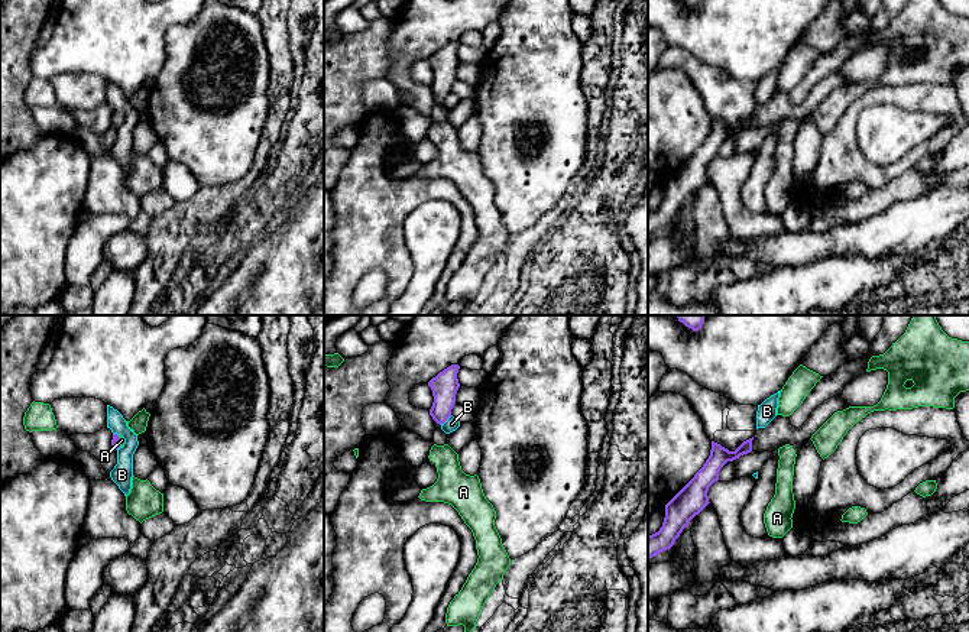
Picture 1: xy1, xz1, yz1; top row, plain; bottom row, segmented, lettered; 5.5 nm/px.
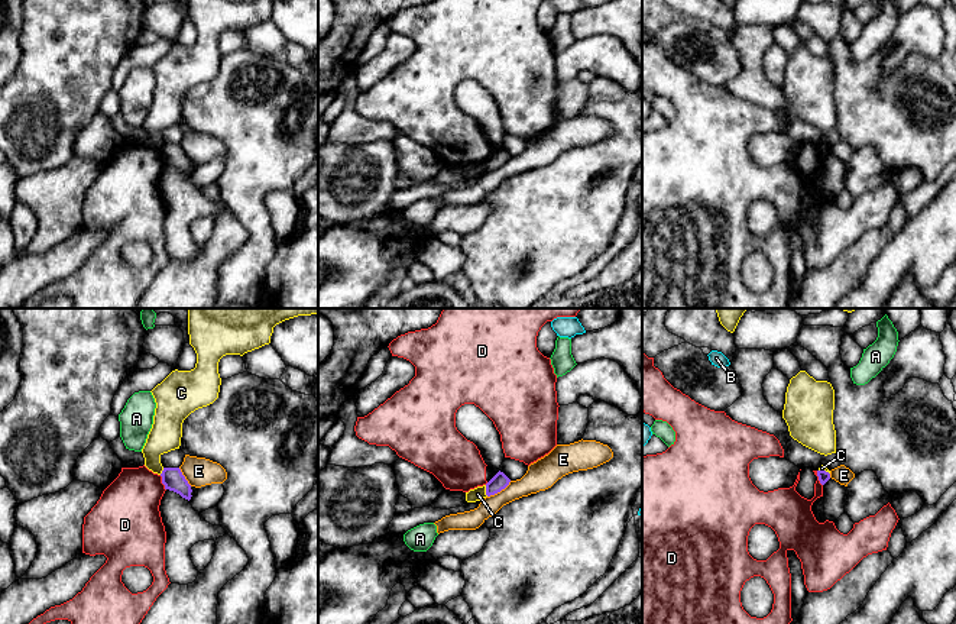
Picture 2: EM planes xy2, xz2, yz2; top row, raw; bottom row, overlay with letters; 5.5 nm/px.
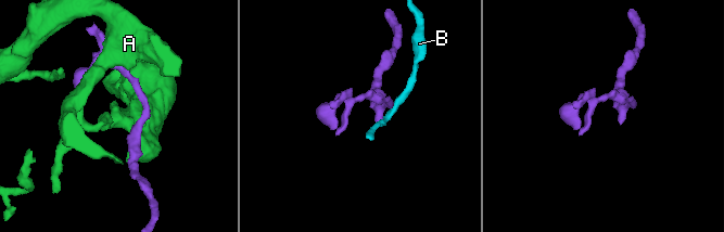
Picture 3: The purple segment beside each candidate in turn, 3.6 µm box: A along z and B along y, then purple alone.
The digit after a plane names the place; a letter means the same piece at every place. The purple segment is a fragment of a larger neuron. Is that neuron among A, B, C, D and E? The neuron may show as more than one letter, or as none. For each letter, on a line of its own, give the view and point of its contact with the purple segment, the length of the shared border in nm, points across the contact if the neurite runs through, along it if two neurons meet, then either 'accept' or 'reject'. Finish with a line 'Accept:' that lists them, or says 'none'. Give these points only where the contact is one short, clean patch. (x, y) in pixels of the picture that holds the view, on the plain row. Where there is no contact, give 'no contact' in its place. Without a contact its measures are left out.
A: xy1 (119, 117) | 70 nm | across xy1 (116, 117), (119, 117), (122, 116) | accept
B: xz1 (446, 96) | 90 nm | along xz1 (451, 91), (440, 100) | reject
C: xz2 (486, 167) | 70 nm | along xz2 (485, 161), (488, 171) | reject
D: xy2 (162, 158) | 90 nm | along xy2 (159, 151), (165, 165) | reject
E: xz2 (499, 167) | 160 nm | reject
Accept: A

